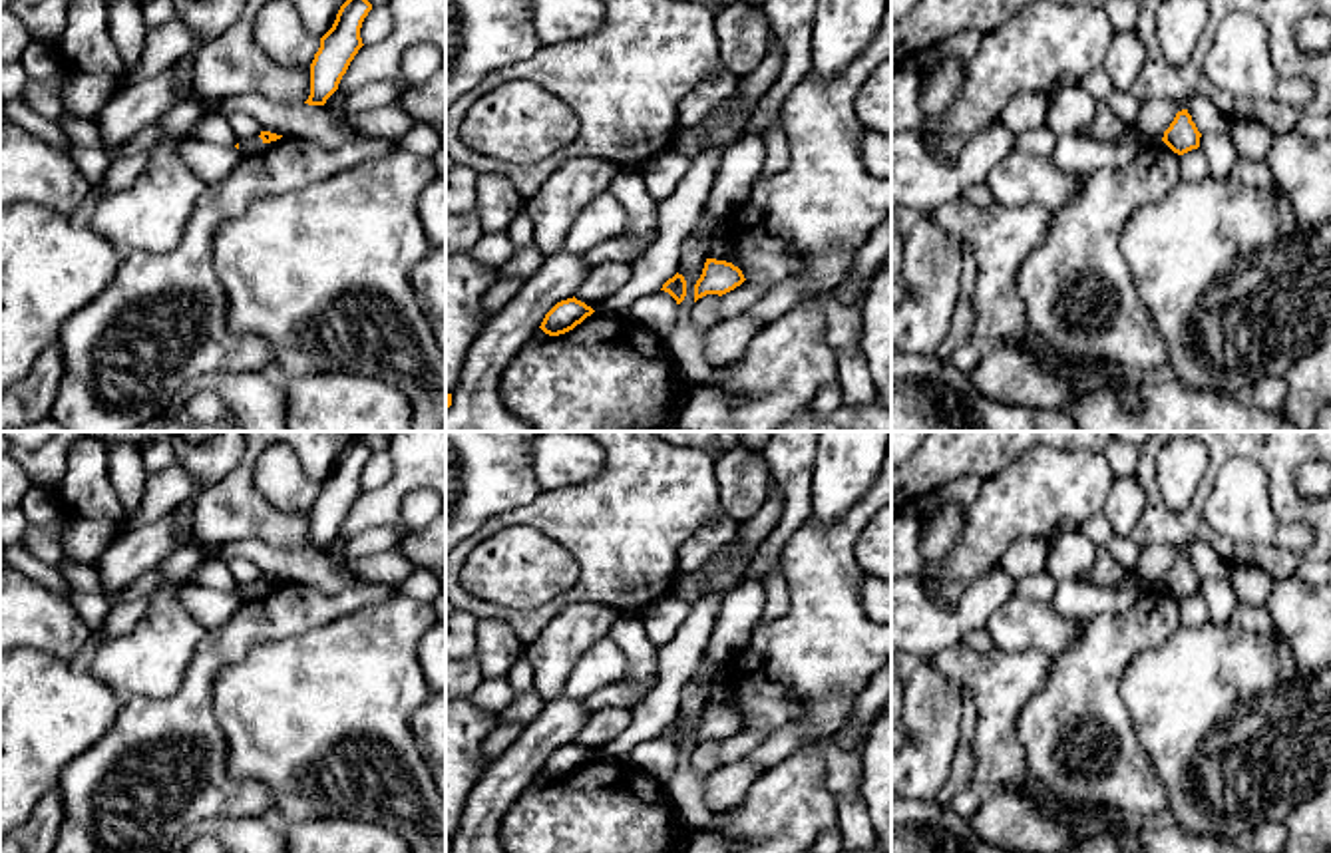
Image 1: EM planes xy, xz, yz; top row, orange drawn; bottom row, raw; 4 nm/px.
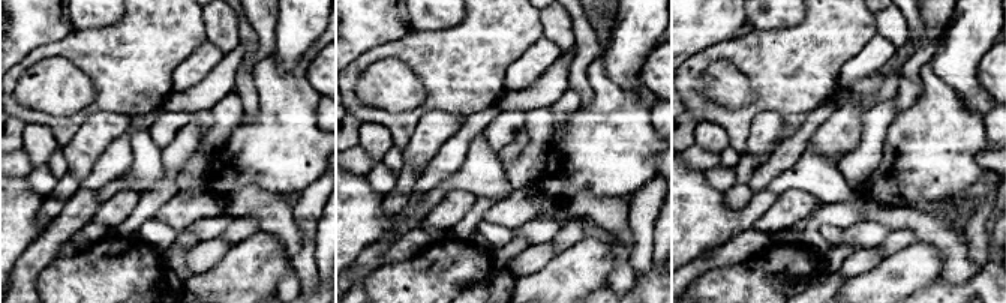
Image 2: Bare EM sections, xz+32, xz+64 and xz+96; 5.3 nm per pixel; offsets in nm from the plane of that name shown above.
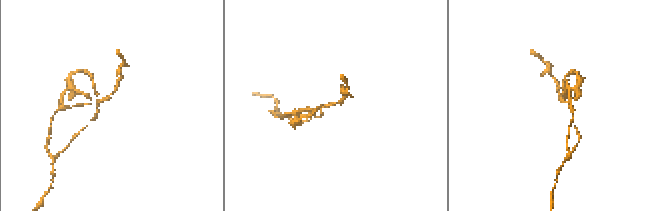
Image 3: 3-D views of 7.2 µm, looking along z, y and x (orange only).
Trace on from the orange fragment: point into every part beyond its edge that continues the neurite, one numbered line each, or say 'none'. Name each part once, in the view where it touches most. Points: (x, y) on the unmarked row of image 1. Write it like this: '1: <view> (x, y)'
none

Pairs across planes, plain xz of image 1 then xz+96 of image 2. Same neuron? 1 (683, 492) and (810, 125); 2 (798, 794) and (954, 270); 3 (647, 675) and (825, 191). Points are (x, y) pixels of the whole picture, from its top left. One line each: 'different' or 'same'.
1: different
2: different
3: same

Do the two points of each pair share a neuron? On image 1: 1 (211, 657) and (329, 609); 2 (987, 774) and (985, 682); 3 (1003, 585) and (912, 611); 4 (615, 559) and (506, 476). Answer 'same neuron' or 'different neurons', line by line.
1: same neuron
2: same neuron
3: same neuron
4: different neurons

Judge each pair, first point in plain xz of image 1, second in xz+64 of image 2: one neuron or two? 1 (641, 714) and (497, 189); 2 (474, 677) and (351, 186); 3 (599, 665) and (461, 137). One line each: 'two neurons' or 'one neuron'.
1: two neurons
2: two neurons
3: one neuron

